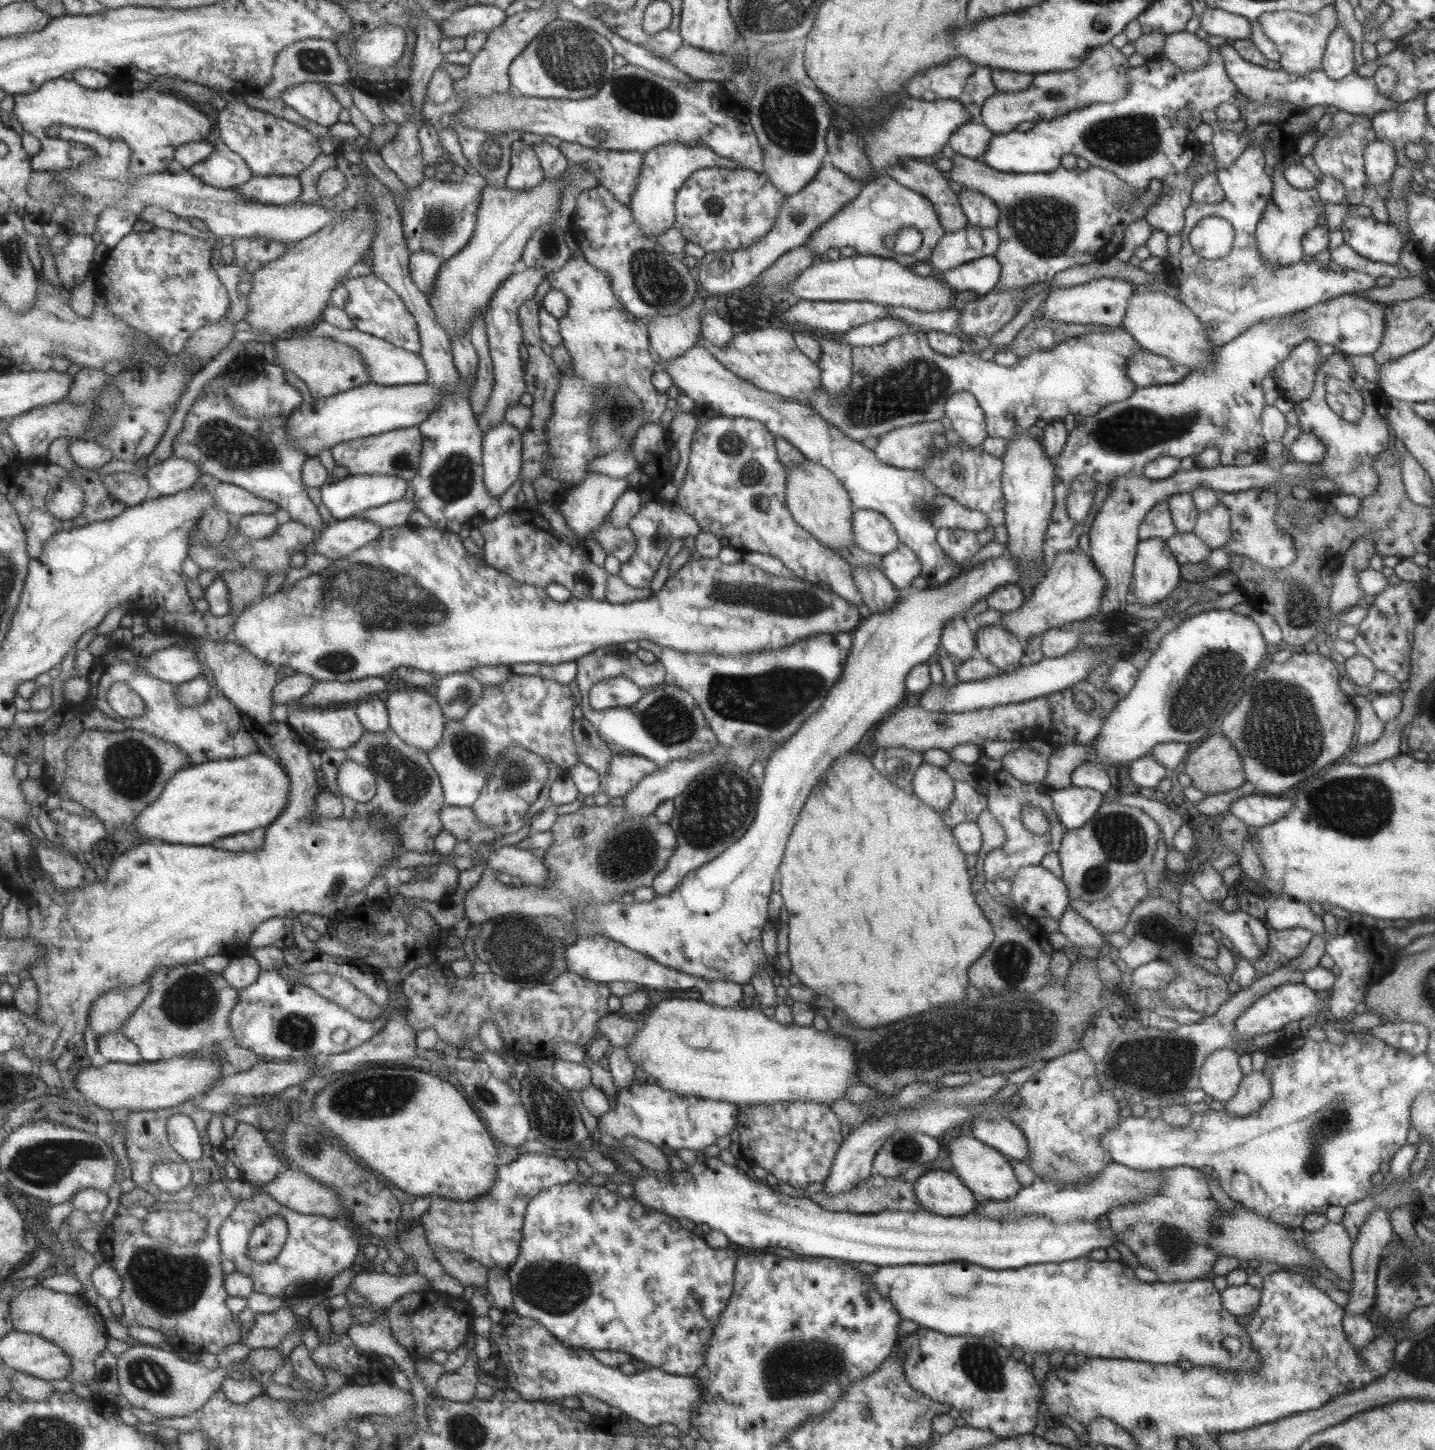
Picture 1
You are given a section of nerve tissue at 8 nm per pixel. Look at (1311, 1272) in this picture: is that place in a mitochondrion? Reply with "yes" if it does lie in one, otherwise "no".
no

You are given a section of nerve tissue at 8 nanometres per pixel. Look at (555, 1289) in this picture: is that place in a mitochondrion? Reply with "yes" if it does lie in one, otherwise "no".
yes

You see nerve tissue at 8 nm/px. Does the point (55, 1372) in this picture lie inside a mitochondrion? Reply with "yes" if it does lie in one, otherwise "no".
no

